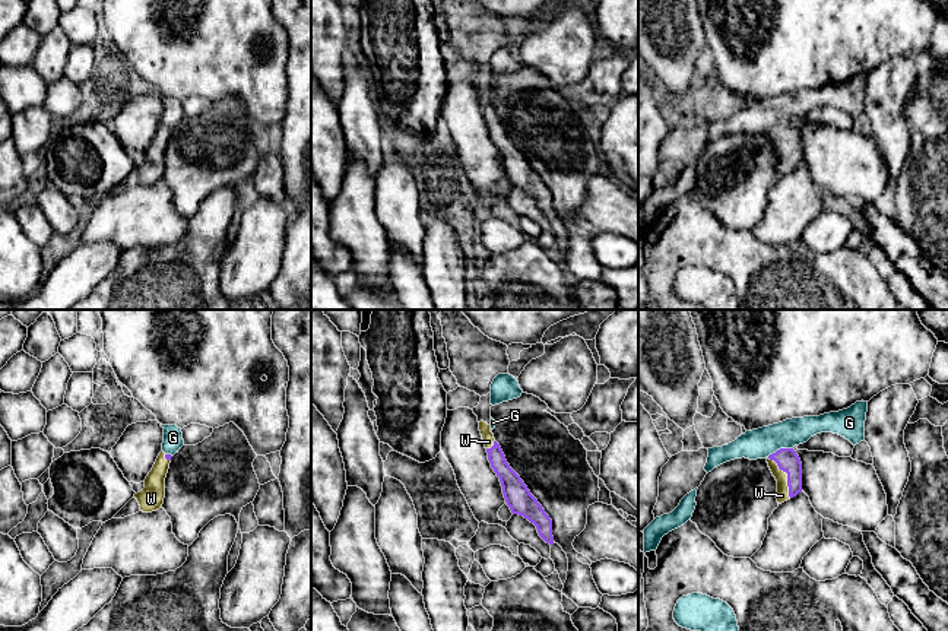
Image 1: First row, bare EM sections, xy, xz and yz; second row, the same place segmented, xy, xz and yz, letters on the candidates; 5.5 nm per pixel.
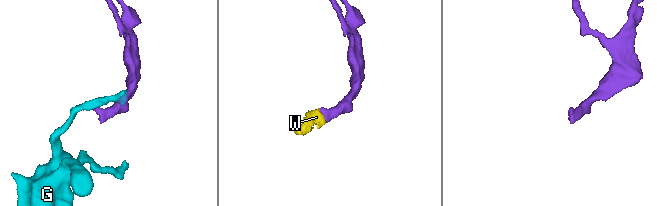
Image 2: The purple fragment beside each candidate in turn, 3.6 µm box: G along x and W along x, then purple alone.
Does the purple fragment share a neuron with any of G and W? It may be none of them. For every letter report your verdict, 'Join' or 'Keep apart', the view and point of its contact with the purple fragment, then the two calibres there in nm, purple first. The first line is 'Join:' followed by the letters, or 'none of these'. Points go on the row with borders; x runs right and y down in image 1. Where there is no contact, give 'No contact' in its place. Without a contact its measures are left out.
Join: W
G: Keep apart. Touches purple at yz (780, 449). Thickness 120 nm (purple) against 160 nm
W: Join. Touches purple at yz (788, 475). Thickness 120 nm (purple) against 70 nm

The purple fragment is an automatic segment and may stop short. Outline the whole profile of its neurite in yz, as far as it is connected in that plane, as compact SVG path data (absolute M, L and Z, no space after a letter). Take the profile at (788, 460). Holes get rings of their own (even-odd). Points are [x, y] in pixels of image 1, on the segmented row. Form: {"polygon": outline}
{"polygon": "M780 448L767 459L777 481L777 502L781 504L802 492L802 463L793 448Z"}

